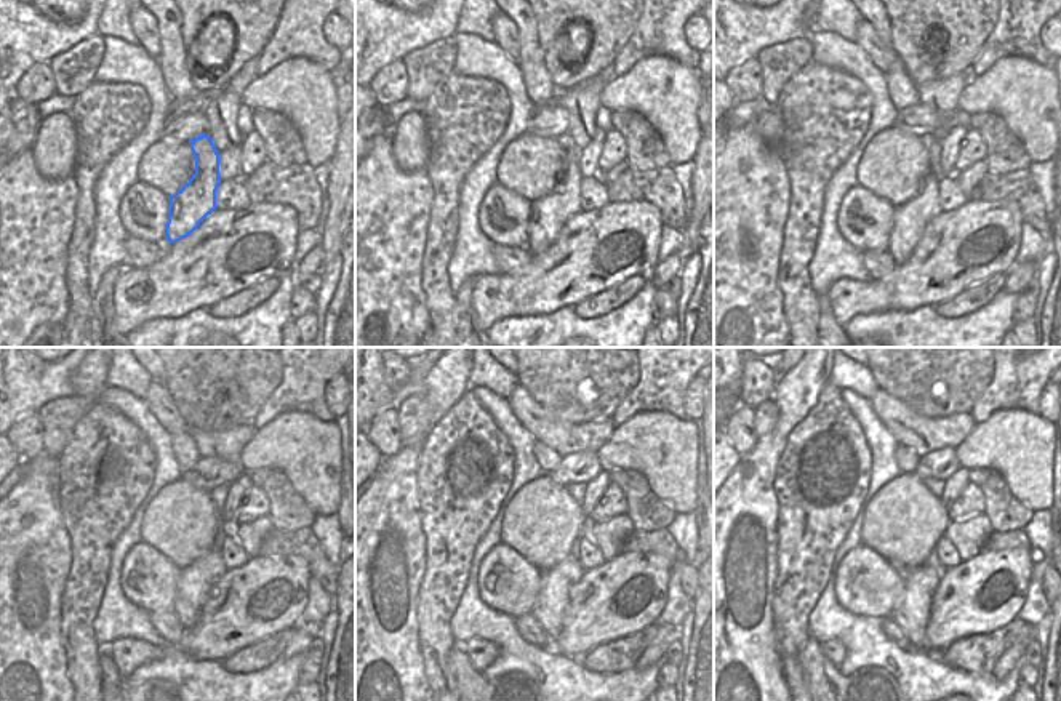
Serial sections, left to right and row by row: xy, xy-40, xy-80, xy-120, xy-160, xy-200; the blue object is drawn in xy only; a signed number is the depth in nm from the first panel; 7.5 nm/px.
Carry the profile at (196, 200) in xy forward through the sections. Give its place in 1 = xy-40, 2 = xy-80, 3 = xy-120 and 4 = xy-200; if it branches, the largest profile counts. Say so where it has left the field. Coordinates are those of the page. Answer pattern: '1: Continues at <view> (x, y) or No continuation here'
1: Continues at xy-40 (548, 215)
2: Continues at xy-80 (909, 220)
3: Continues at xy-120 (194, 581)
4: Continues at xy-200 (912, 613)

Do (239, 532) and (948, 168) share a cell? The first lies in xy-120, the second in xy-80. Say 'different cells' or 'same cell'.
different cells

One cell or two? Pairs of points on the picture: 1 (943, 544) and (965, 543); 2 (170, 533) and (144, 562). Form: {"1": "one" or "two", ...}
{"1": "two", "2": "two"}

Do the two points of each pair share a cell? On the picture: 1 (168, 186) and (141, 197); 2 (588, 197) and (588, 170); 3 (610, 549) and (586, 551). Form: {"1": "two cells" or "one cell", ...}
{"1": "two cells", "2": "two cells", "3": "two cells"}

